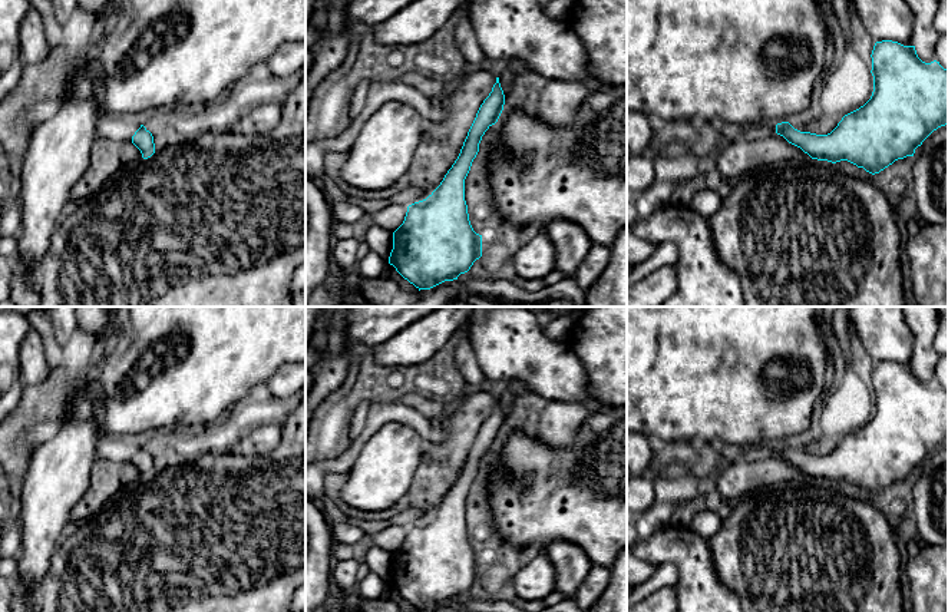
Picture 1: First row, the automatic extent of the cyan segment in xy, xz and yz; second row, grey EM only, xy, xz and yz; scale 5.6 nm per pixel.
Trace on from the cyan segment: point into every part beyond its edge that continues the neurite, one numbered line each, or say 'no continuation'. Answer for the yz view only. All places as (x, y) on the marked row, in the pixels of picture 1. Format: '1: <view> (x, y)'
no continuation

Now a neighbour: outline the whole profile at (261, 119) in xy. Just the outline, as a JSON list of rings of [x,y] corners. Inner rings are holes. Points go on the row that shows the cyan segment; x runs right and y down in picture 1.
[[[261,103],[247,112],[235,125],[234,130],[242,135],[265,135],[281,120],[281,103]]]

